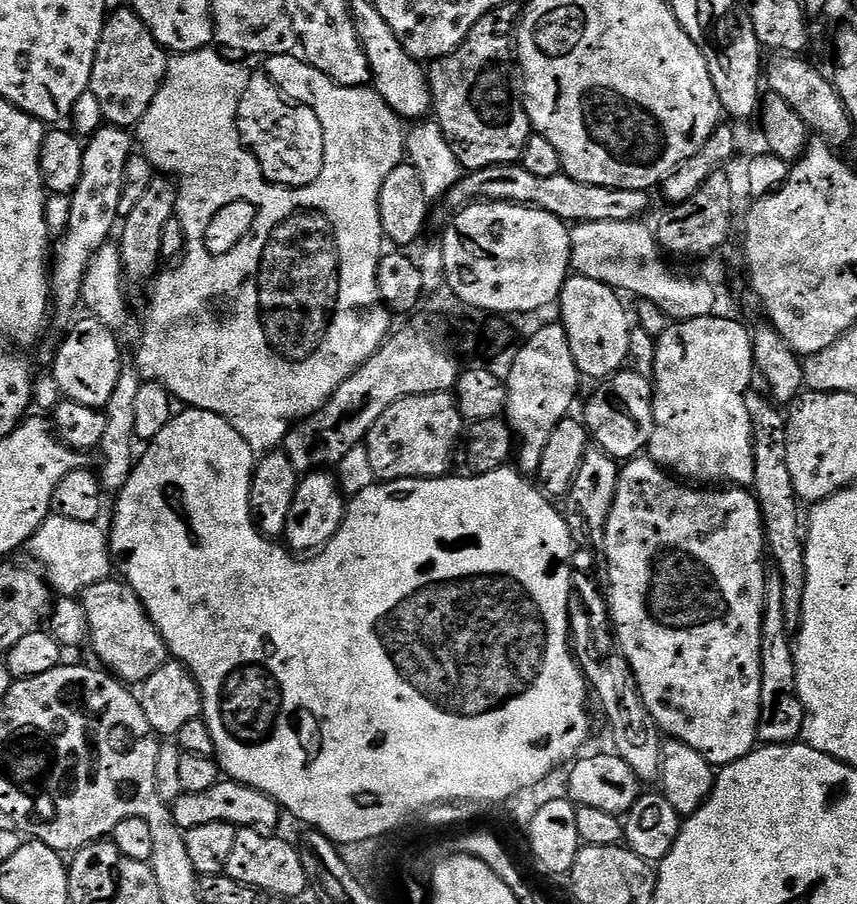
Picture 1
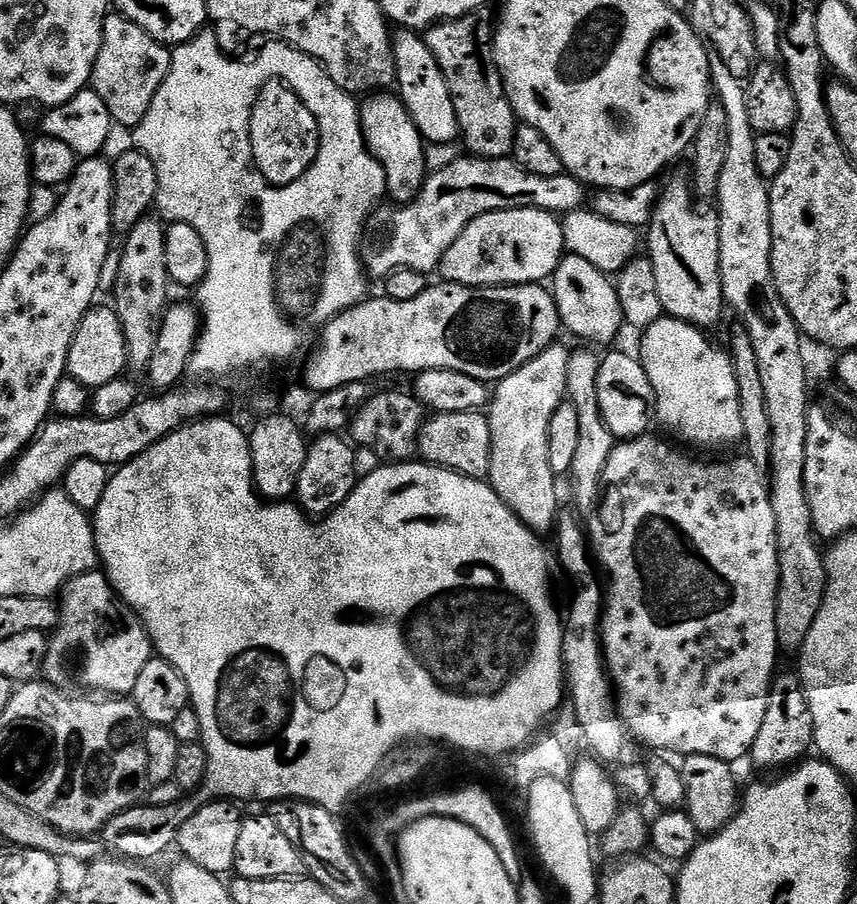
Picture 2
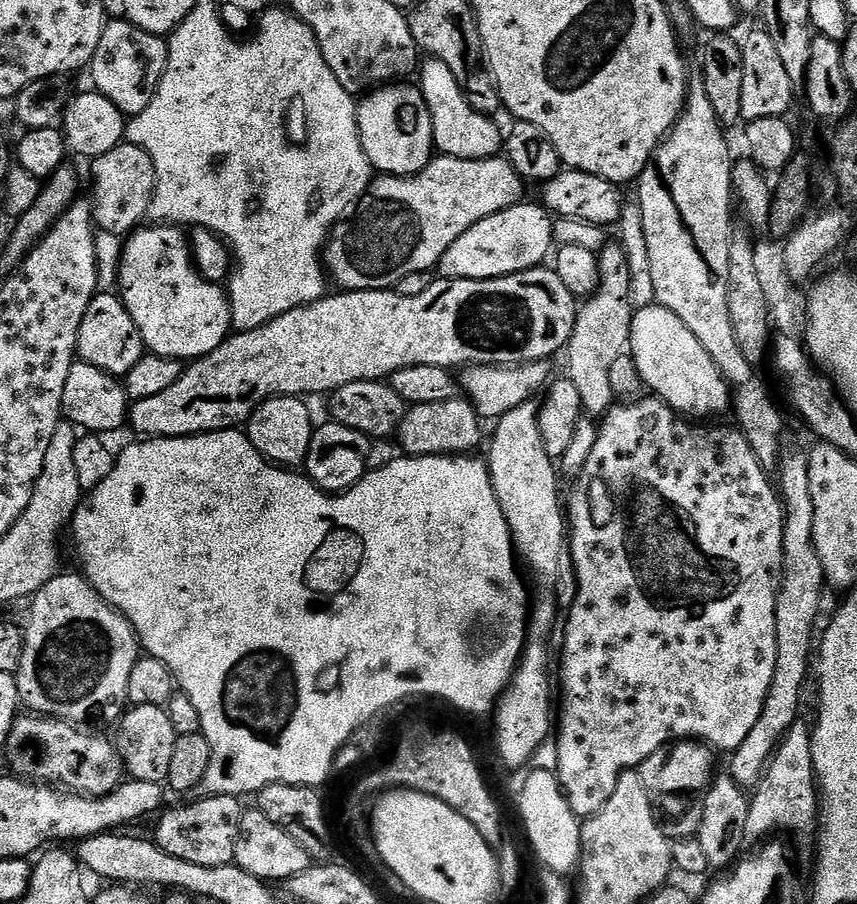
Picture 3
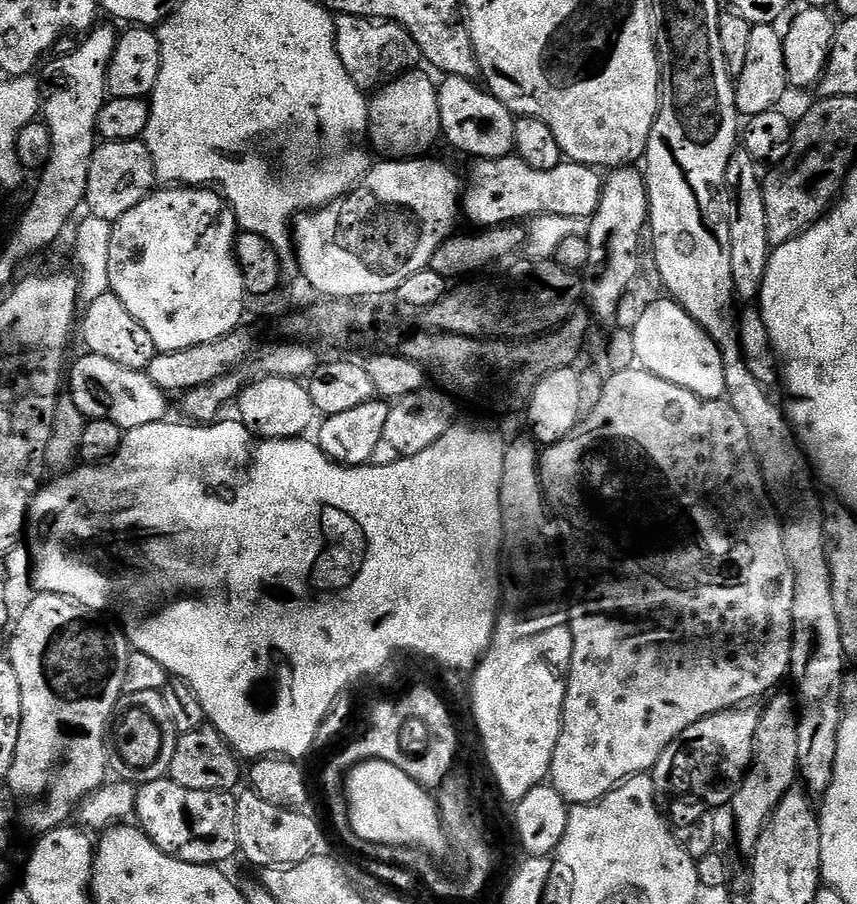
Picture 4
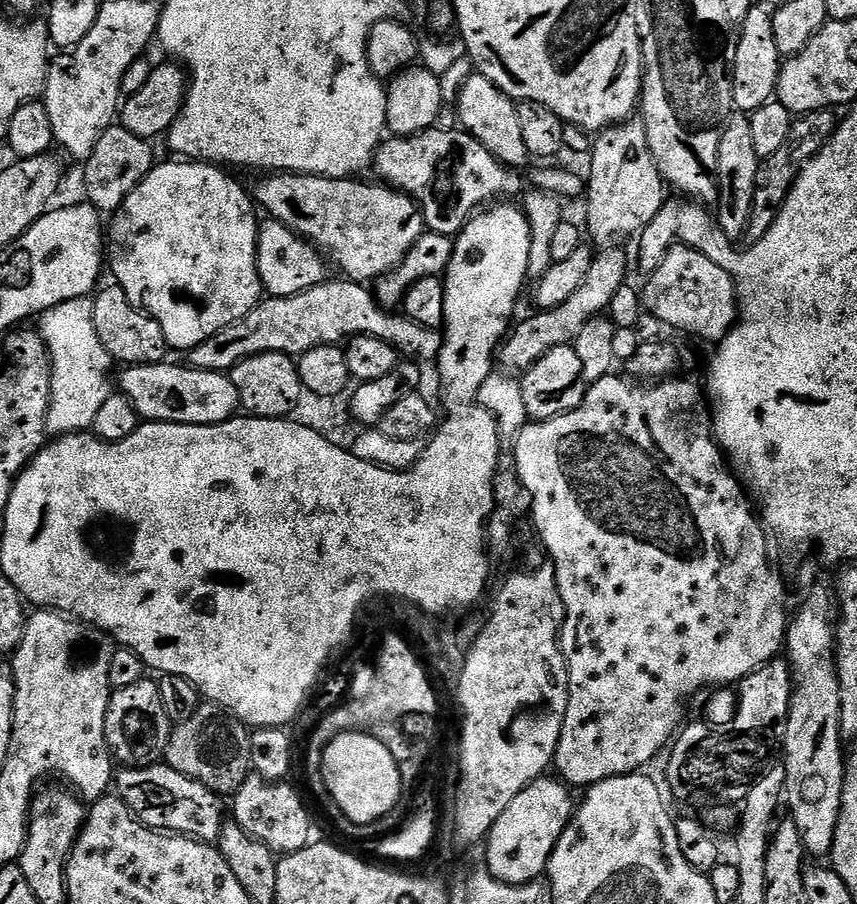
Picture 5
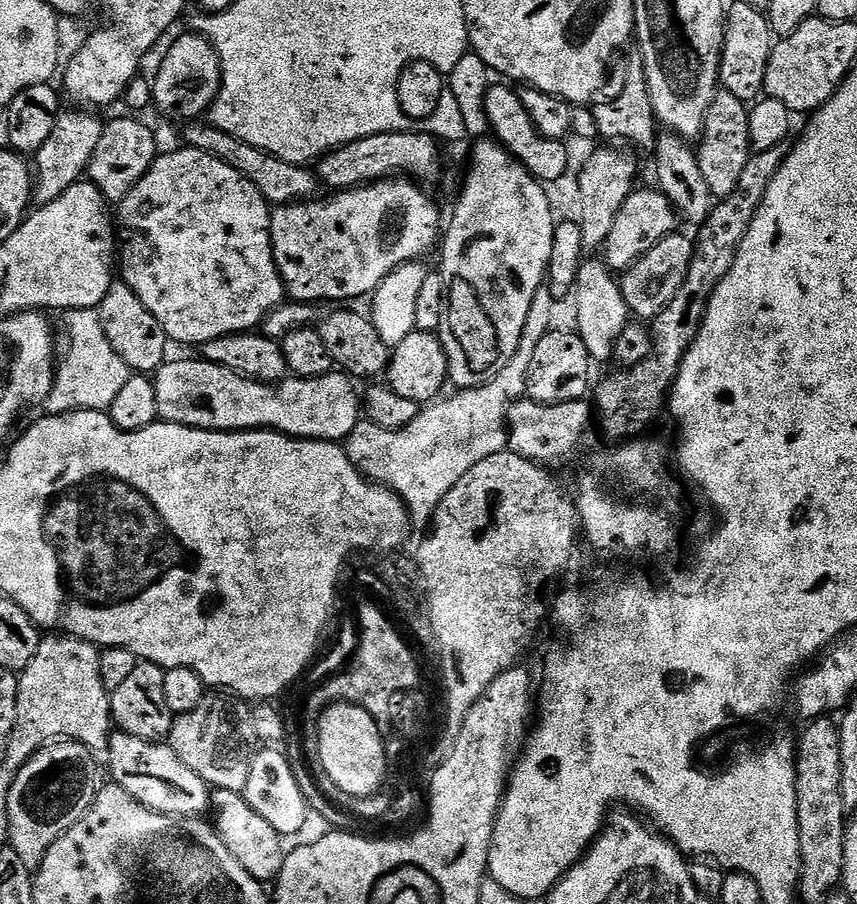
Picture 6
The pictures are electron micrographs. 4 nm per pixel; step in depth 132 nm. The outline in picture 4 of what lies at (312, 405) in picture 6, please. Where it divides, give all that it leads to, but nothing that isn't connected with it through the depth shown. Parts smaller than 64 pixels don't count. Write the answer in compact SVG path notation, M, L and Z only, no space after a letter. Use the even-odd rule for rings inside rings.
M93 352L83 355L73 364L71 361L66 376L66 392L74 406L82 410L85 421L109 420L114 422L114 426L127 430L169 419L169 393L158 390L158 386L150 382L147 371L126 370L126 366L118 366L118 362L110 362L110 358L102 358Z

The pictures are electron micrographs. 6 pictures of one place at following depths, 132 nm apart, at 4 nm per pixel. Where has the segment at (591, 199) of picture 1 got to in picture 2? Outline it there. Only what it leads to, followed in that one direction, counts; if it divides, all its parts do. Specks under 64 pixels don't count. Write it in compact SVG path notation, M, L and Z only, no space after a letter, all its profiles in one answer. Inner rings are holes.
M467 158L468 160L456 160L445 168L440 168L431 173L425 179L424 188L417 194L416 199L403 206L380 206L368 217L366 225L366 239L362 244L362 263L364 271L369 277L380 276L387 278L395 272L401 272L403 268L409 268L415 272L432 274L444 261L446 250L454 246L454 242L466 230L466 226L474 218L478 218L487 212L505 212L511 208L537 208L543 212L563 214L575 212L585 203L585 185L575 176L561 174L554 178L542 178L538 174L530 174L524 171L515 159L485 160L483 158Z

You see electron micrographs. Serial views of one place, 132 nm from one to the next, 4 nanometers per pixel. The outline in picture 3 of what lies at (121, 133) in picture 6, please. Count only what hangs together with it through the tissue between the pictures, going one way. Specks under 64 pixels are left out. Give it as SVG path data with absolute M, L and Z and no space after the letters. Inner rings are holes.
M127 142L114 146L106 154L95 157L92 164L92 219L99 231L109 231L120 237L127 237L145 223L148 215L148 207L152 204L154 190L156 189L156 175L154 174L154 162L150 162L150 154L146 154L144 148L139 148Z

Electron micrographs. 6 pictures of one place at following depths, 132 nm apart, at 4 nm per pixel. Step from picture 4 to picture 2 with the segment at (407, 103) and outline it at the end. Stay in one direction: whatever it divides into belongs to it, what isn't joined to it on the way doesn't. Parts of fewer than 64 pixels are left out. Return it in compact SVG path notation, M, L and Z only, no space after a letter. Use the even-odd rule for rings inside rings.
M372 94L365 104L359 105L360 125L364 131L364 141L369 154L384 168L388 179L387 195L393 196L397 205L403 206L416 199L424 188L424 182L429 175L430 167L424 161L426 141L420 135L420 126L412 117L412 111L404 105L396 94Z

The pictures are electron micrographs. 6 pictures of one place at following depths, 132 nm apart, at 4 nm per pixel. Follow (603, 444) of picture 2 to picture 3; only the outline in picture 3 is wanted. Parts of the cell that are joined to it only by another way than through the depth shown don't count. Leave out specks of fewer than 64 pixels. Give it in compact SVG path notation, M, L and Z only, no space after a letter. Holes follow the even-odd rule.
M608 242L600 249L597 260L599 274L592 294L577 309L574 330L568 340L568 378L574 382L582 398L582 410L592 418L603 417L612 407L616 395L610 383L614 361L625 353L631 343L632 314L630 272L627 254L620 242Z

